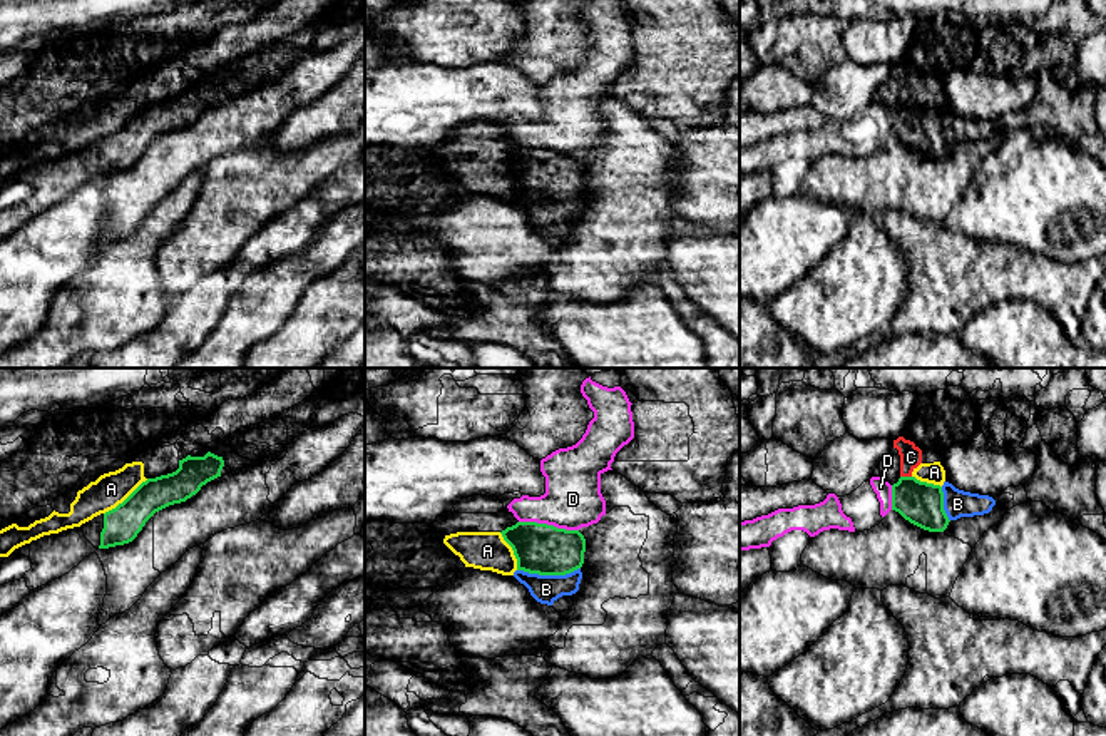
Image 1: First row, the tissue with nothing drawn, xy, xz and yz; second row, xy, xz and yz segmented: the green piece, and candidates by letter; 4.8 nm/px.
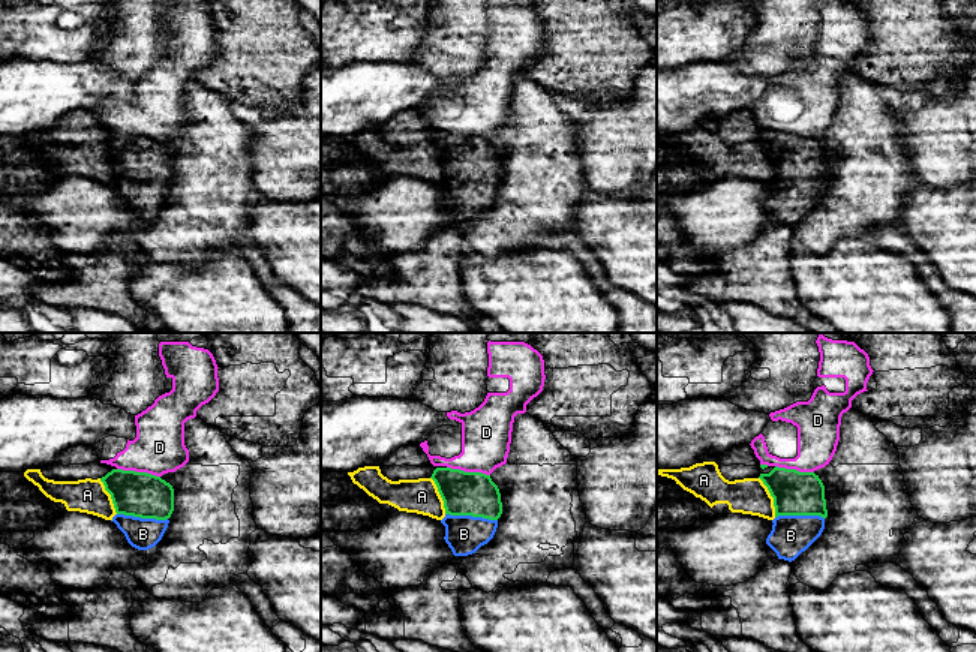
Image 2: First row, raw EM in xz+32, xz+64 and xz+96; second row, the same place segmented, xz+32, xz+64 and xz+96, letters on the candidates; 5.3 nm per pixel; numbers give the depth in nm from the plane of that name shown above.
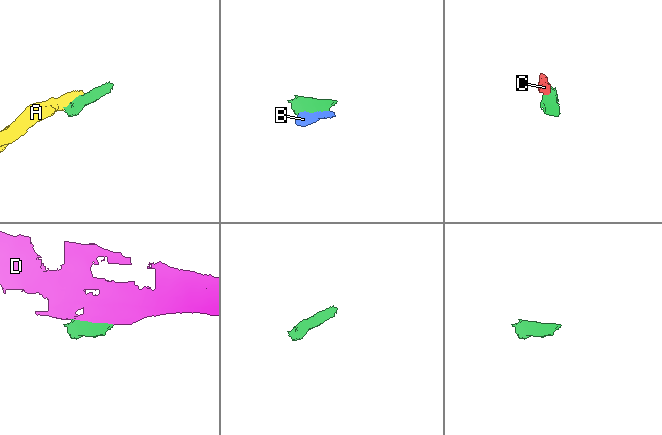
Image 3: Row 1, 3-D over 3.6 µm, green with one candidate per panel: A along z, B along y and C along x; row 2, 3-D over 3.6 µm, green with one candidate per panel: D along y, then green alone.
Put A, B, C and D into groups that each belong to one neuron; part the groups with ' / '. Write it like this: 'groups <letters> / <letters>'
groups A C / B / D

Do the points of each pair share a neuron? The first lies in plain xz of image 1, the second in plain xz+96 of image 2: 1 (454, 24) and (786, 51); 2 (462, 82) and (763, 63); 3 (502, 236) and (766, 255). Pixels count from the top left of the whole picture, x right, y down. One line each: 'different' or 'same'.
1: different
2: different
3: different

